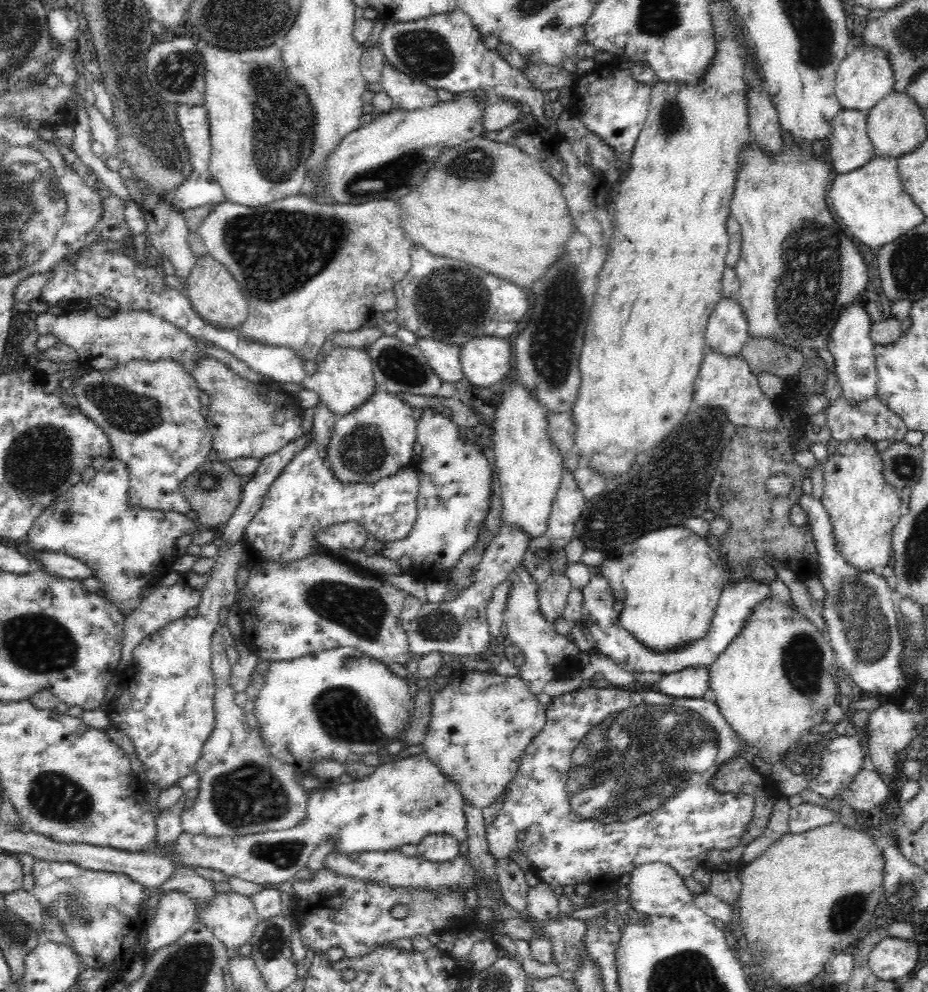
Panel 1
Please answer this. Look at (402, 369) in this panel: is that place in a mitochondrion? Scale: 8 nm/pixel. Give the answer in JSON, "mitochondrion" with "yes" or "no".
{"mitochondrion":"yes"}

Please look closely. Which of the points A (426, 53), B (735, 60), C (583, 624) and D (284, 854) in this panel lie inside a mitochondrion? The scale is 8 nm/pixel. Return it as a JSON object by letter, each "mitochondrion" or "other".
{"A":"mitochondrion","B":"other","C":"other","D":"mitochondrion"}

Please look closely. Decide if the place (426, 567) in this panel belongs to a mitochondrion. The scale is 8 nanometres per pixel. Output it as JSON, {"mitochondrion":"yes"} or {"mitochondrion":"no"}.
{"mitochondrion":"no"}

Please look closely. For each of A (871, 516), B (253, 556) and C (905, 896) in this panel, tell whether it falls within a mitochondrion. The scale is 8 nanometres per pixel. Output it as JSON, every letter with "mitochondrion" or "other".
{"A":"other","B":"other","C":"mitochondrion"}

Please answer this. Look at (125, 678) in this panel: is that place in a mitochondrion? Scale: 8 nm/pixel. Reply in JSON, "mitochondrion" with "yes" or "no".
{"mitochondrion":"no"}

